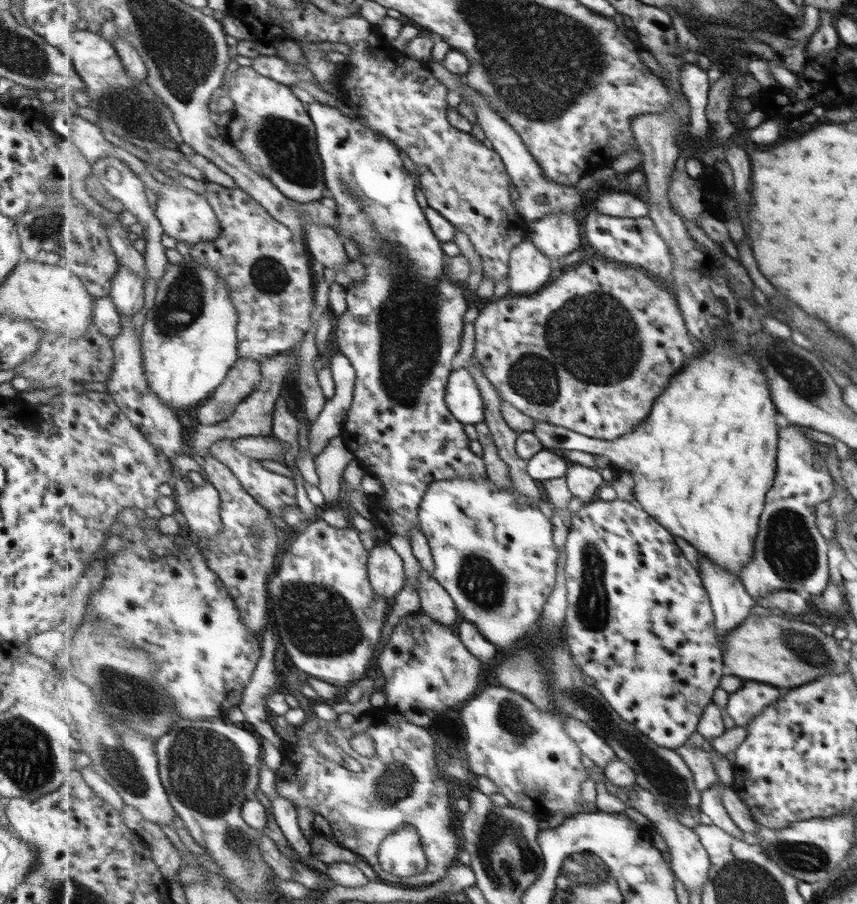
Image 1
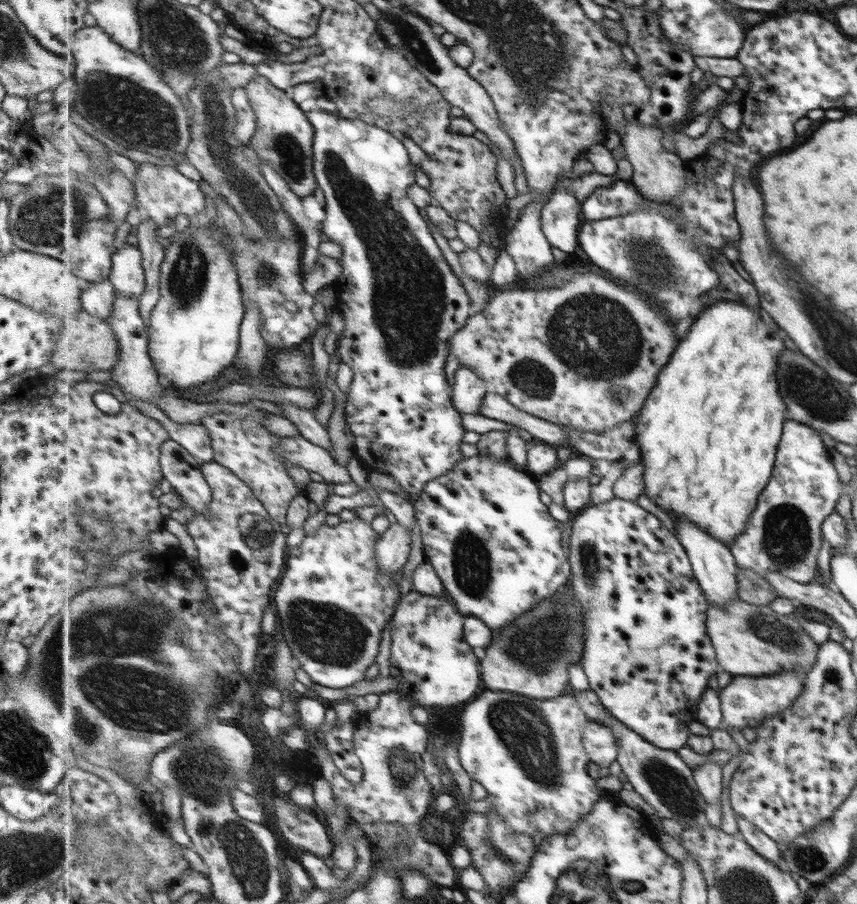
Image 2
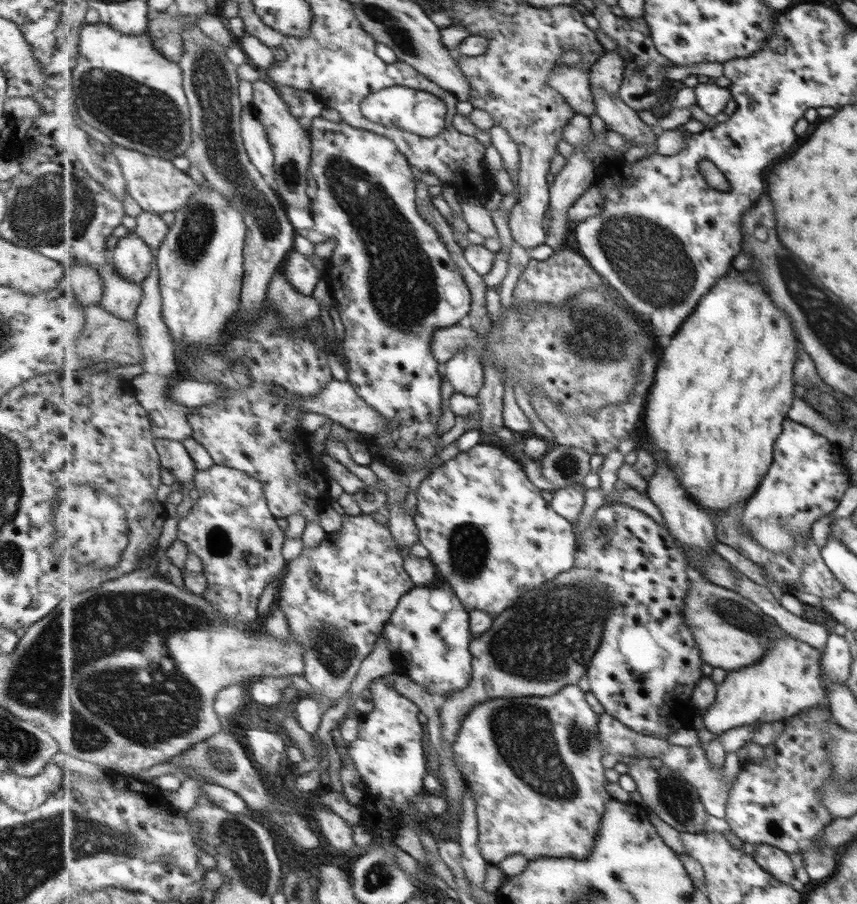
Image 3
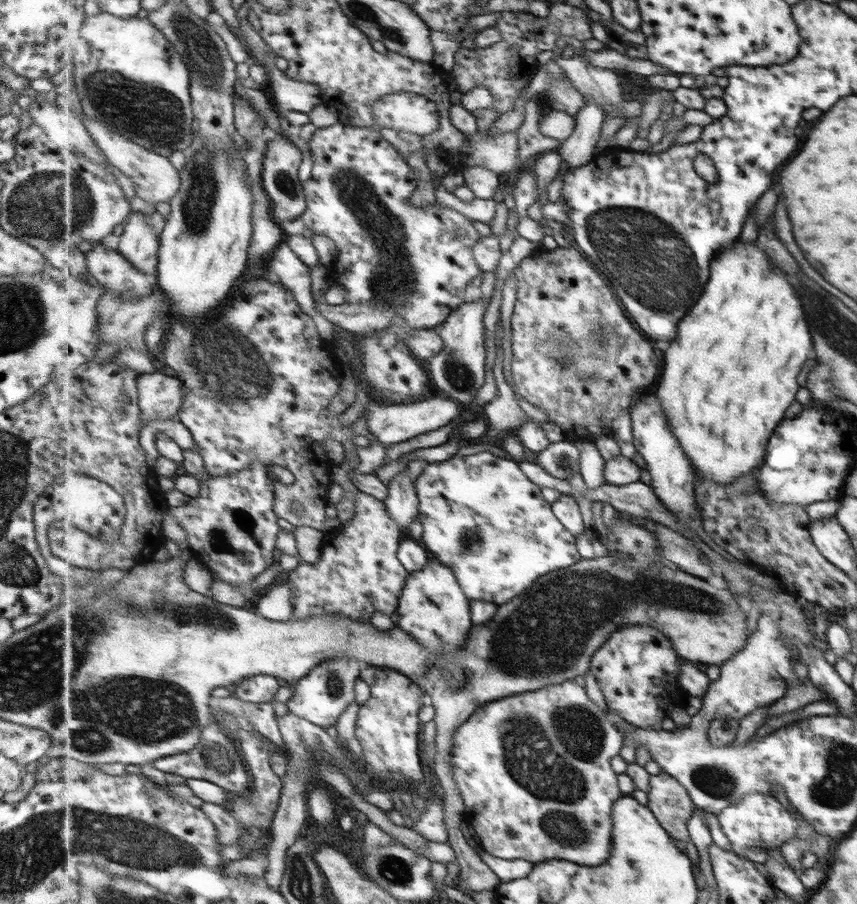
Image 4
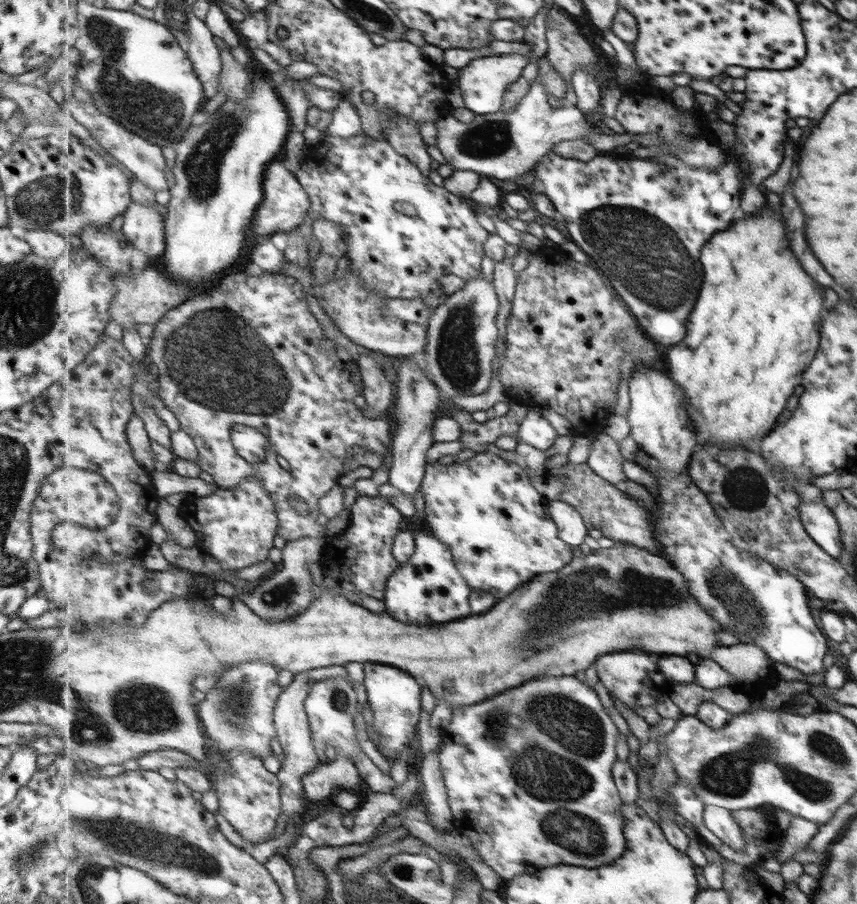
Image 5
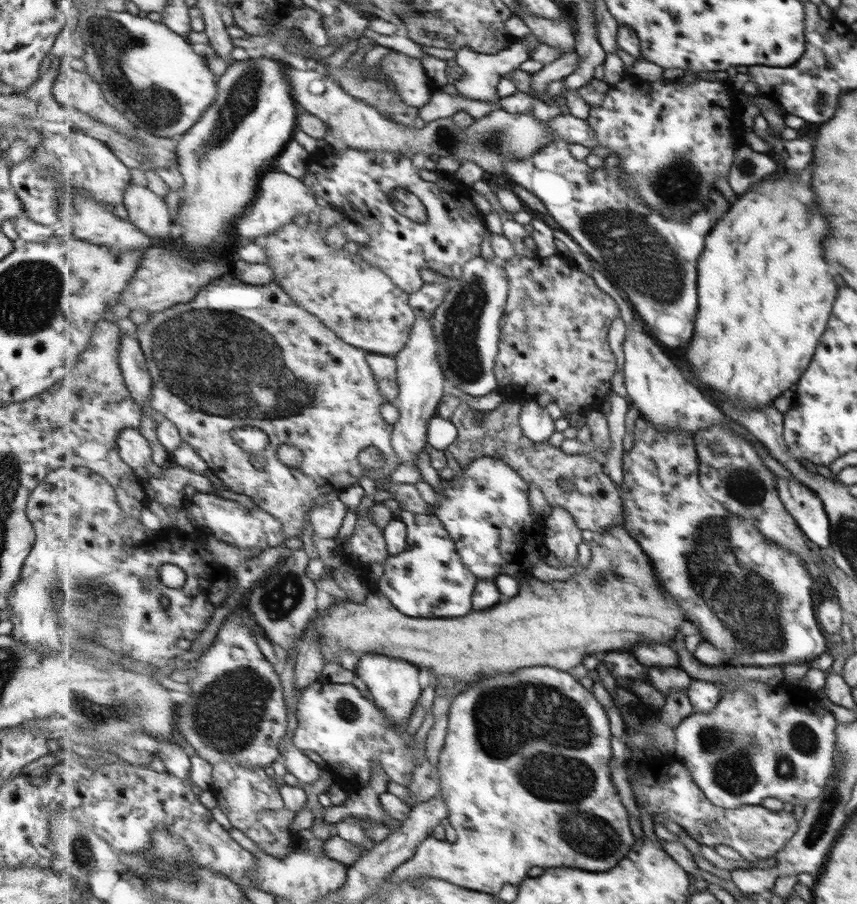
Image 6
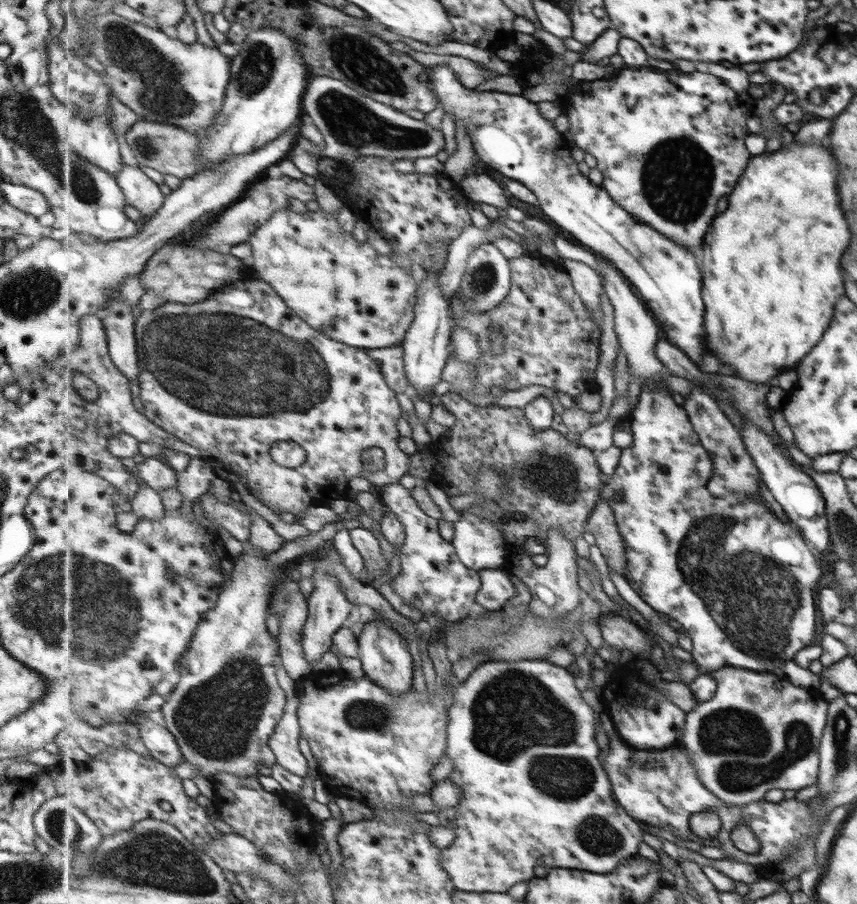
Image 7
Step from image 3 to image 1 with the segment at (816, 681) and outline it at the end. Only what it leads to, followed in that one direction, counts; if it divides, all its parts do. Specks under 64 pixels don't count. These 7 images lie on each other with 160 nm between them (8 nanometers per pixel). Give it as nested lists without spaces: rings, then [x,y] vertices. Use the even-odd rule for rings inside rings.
[[[745,680],[742,687],[728,695],[726,703],[727,716],[730,716],[735,727],[744,727],[762,708],[771,704],[784,690],[771,685]]]

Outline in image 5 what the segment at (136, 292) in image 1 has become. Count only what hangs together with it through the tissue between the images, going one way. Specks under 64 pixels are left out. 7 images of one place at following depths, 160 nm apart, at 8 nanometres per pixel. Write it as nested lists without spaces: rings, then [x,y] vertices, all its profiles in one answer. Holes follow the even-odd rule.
[[[131,202],[123,215],[122,231],[151,261],[161,260],[166,252],[166,219],[155,207]]]

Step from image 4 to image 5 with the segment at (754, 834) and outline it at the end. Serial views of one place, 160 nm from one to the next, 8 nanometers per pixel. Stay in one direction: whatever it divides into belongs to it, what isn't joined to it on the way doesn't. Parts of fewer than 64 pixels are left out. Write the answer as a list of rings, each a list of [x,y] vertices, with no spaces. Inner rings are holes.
[[[707,805],[704,819],[707,828],[710,828],[725,844],[730,845],[735,850],[744,848],[746,841],[744,840],[742,829],[732,817],[730,810]]]

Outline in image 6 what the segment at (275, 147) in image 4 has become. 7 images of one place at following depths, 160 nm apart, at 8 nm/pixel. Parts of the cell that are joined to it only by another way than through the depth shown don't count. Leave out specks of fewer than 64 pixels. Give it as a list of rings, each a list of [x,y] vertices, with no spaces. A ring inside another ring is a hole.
[[[283,171],[267,172],[260,181],[259,196],[255,197],[245,214],[235,222],[236,233],[239,238],[265,238],[287,227],[295,220],[295,216],[315,211],[315,193],[305,181]]]

